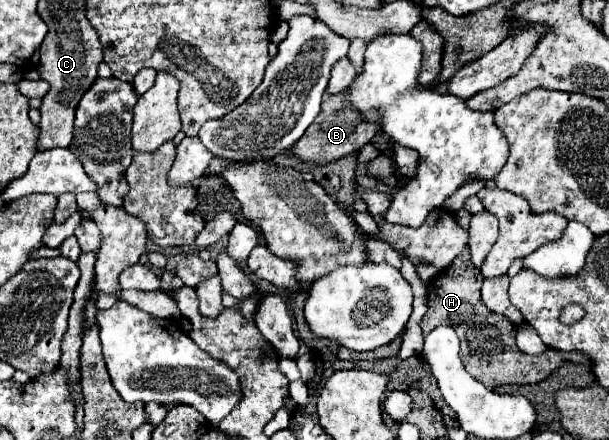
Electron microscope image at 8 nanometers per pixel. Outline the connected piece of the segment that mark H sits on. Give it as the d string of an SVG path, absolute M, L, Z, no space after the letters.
M461 252L449 272L429 282L429 310L421 320L423 334L429 334L437 326L451 326L461 340L461 360L467 372L487 388L501 384L537 384L545 380L563 362L587 364L589 358L583 352L559 352L547 348L537 356L523 354L515 346L515 326L501 314L491 312L479 300L483 274L469 260L469 252Z

